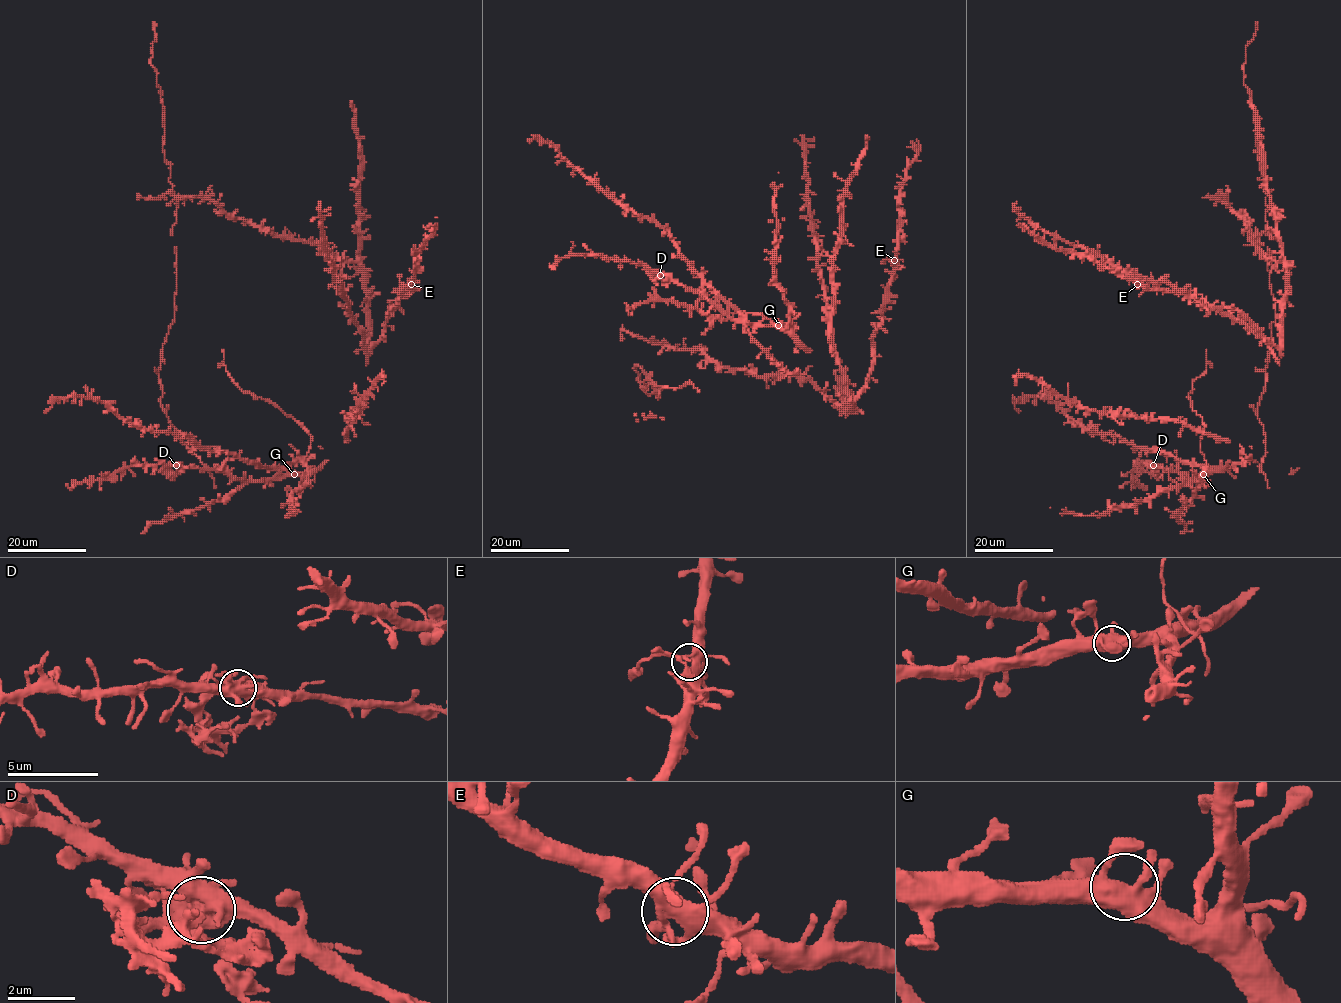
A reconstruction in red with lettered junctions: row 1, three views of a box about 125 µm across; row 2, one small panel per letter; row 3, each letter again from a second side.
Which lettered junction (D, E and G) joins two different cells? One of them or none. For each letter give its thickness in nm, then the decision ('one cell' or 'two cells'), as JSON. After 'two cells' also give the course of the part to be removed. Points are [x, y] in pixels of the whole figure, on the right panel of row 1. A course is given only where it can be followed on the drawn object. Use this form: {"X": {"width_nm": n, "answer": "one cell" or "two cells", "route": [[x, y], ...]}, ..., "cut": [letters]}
{"D": {"width_nm": 550, "answer": "two cells", "route": [[1152, 465], [1162, 479]]}, "E": {"width_nm": 440, "answer": "one cell"}, "G": {"width_nm": 480, "answer": "one cell"}, "cut": ["D"]}

